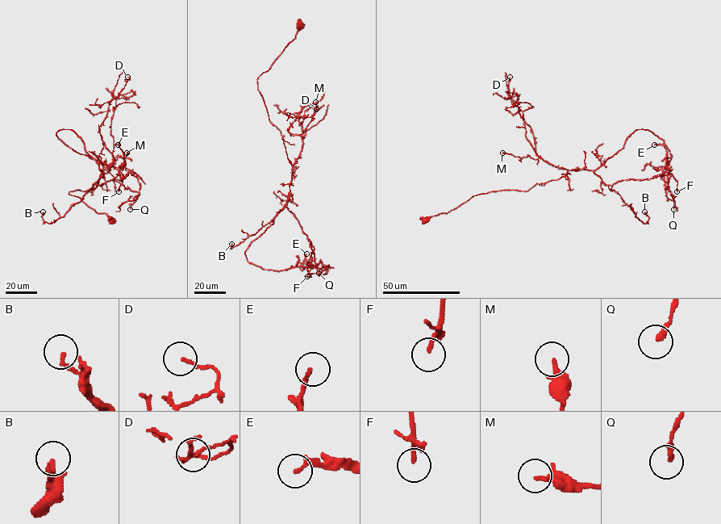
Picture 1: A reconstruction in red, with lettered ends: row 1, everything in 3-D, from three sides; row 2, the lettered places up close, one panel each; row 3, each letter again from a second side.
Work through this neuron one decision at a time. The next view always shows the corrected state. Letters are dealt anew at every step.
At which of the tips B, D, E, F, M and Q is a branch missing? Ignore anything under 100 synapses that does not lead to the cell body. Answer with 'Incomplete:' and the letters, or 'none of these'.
Incomplete: none of these

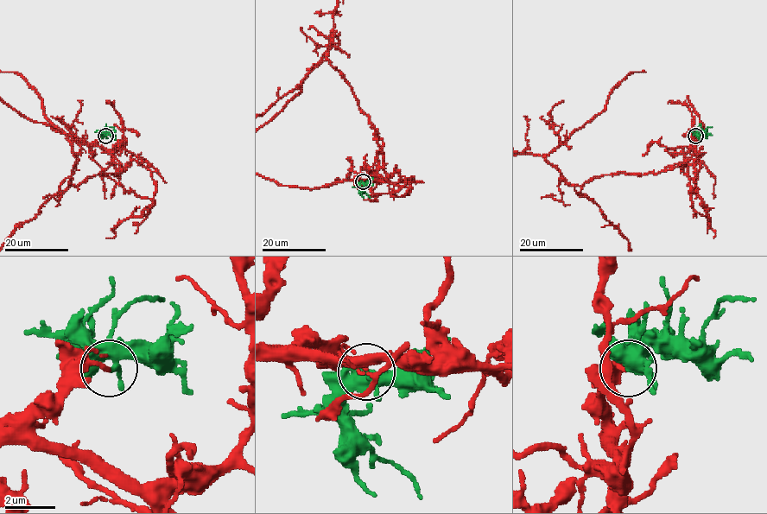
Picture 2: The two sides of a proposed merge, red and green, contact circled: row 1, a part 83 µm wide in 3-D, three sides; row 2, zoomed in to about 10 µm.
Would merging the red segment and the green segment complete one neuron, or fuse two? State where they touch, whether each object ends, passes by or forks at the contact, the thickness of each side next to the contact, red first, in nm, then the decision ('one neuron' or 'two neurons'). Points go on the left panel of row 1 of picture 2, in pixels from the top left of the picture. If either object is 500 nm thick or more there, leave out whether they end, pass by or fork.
(105, 136) | red ends | green passes by | 160/320 nm | two neurons

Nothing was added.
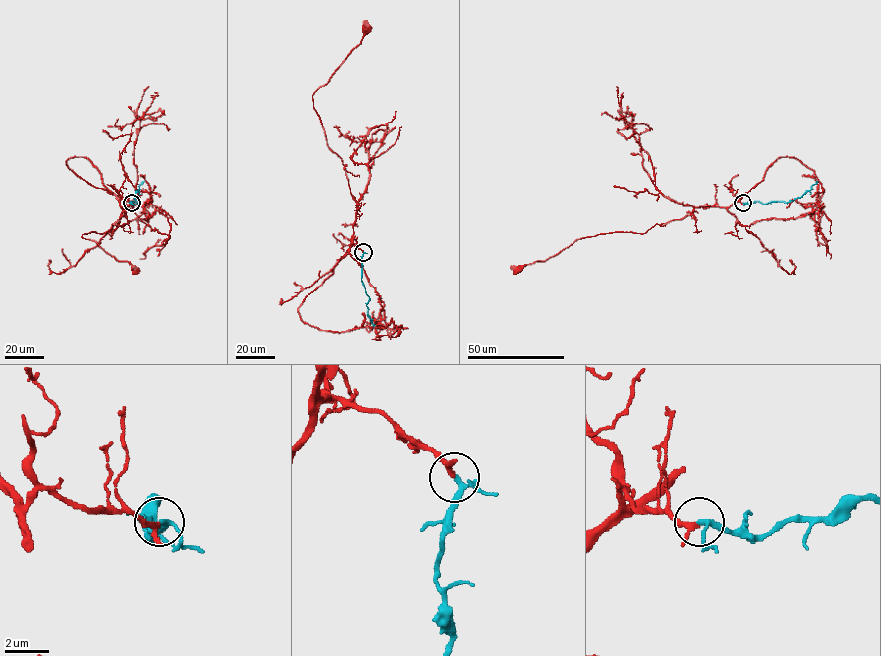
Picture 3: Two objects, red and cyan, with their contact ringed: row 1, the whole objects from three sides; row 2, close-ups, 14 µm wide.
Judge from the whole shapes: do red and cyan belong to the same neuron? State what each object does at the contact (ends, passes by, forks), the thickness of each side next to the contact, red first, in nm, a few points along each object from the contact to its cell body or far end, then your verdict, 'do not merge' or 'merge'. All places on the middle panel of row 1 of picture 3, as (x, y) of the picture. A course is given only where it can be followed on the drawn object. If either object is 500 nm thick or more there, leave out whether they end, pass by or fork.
red passes by; cyan passes by; calibres 190 and 190 nm; course red (363, 252), (350, 244), (356, 202), (341, 158), (328, 147), (312, 95), (360, 43), (366, 27); course cyan (363, 252), (362, 284), (368, 296), (368, 315), (375, 324); merge

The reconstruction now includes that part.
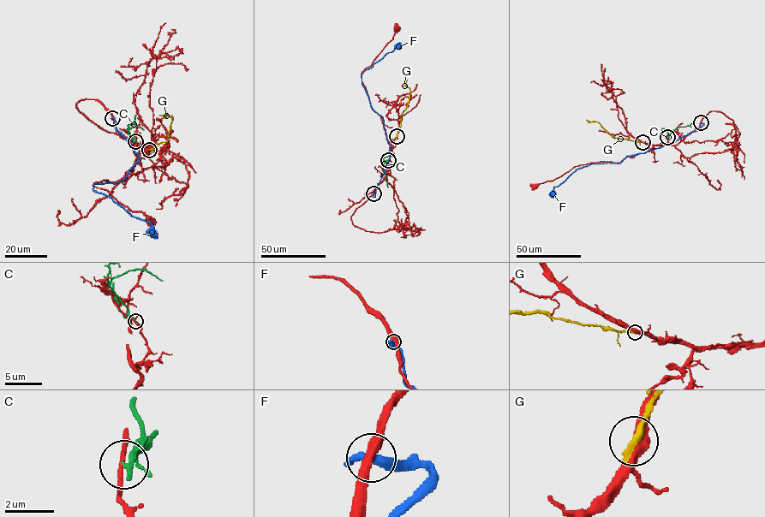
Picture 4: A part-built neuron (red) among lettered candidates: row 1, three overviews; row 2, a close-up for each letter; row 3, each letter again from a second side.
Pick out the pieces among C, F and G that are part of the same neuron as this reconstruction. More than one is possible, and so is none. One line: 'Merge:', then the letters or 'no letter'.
Merge: no letter

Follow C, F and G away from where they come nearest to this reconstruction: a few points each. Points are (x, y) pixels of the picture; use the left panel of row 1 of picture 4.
C: (135, 141), (128, 133), (128, 127), (135, 123), (136, 115)
F: (112, 118), (116, 129), (138, 154), (138, 162), (117, 182), (95, 183), (92, 189), (147, 220), (155, 238)
G: (150, 150), (167, 140), (172, 117), (164, 116), (166, 113)

